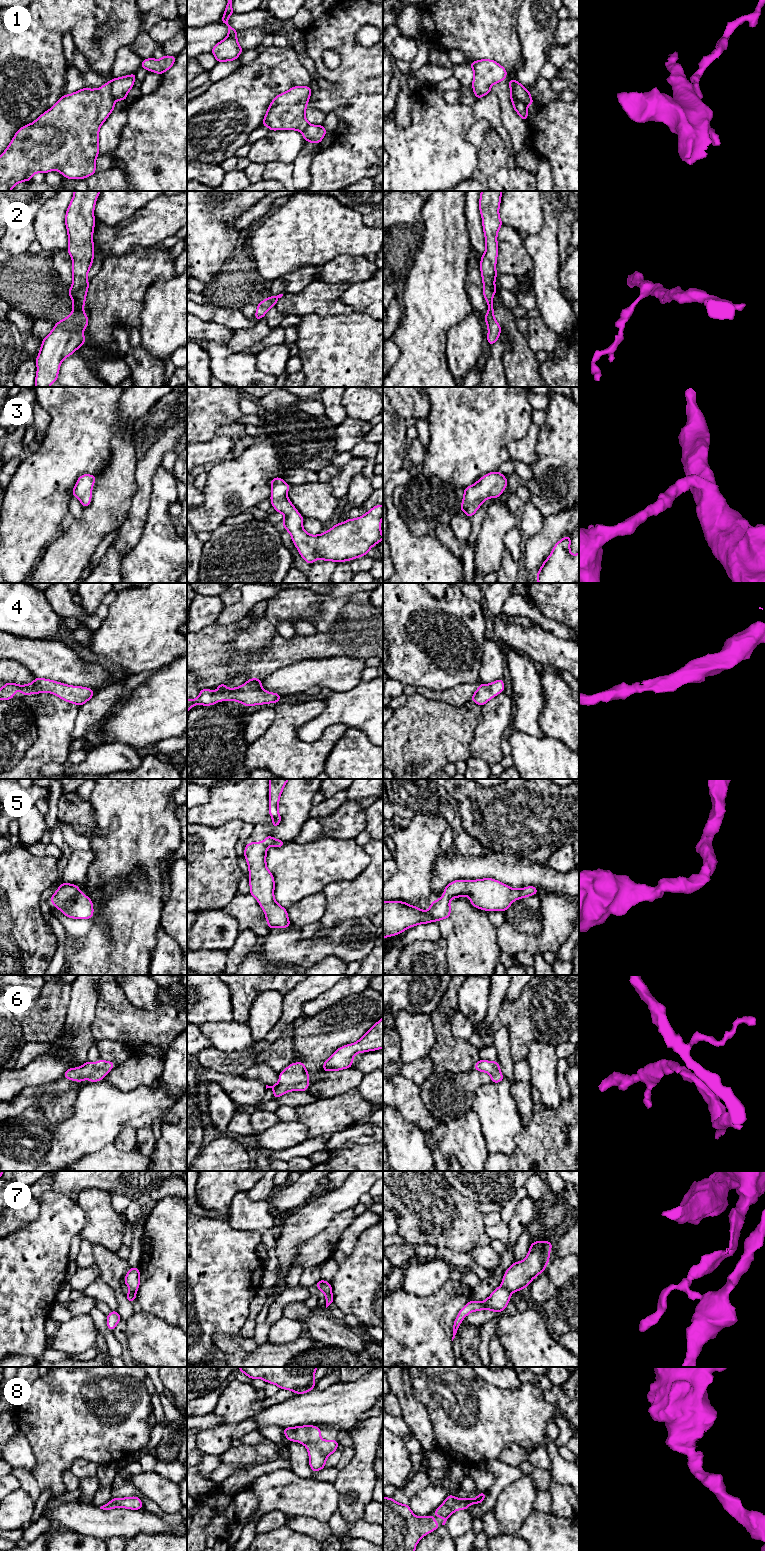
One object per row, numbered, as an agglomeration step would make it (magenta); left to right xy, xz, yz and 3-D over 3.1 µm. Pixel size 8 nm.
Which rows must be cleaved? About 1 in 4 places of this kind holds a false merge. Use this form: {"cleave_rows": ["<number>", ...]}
{"cleave_rows": ["1", "7"]}

